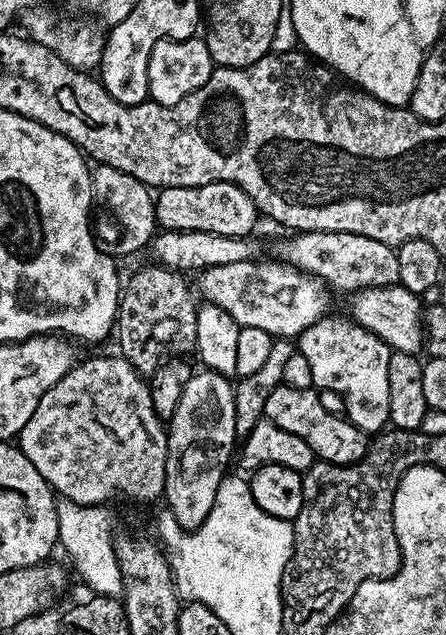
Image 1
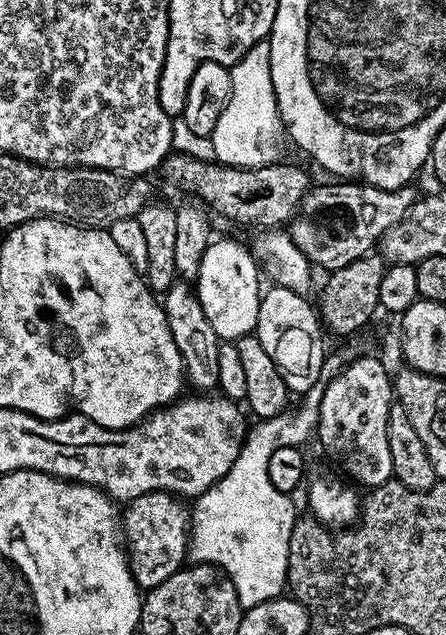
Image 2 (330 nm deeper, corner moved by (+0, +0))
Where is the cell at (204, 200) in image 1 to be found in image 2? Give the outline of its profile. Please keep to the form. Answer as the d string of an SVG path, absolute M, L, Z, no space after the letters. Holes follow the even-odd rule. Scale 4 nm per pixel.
M359 182L328 183L332 184L309 187L290 221L294 246L302 250L309 264L317 269L324 268L325 273L342 270L342 266L350 266L350 262L369 255L379 245L386 230L398 226L418 199L418 192L412 186L382 190Z

